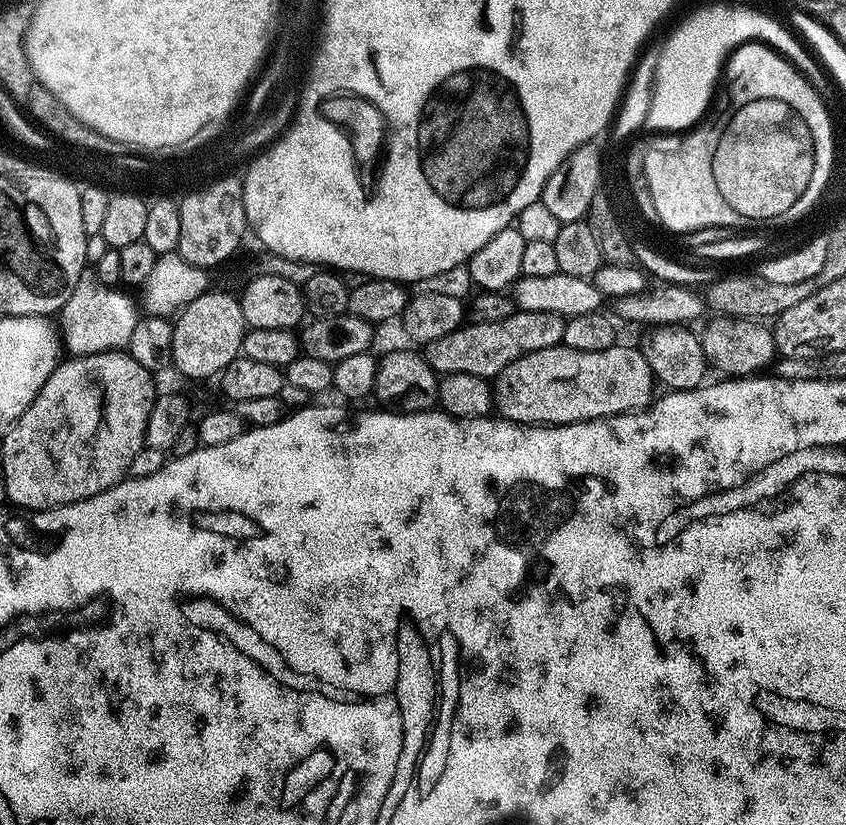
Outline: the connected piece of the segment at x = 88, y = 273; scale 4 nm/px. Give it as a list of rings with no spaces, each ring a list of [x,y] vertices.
[[[85,268],[79,275],[78,285],[58,314],[61,333],[70,336],[70,346],[74,352],[92,355],[127,347],[140,314],[136,312],[131,300],[118,291],[111,287],[101,287],[93,269]]]

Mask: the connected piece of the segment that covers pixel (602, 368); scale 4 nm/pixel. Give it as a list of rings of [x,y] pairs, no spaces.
[[[617,342],[610,350],[574,350],[557,346],[525,352],[509,362],[494,377],[492,403],[503,419],[525,426],[555,426],[576,424],[579,420],[603,420],[605,416],[621,416],[623,412],[643,410],[653,403],[652,384],[654,377],[646,358],[639,347],[627,348],[624,342]]]

